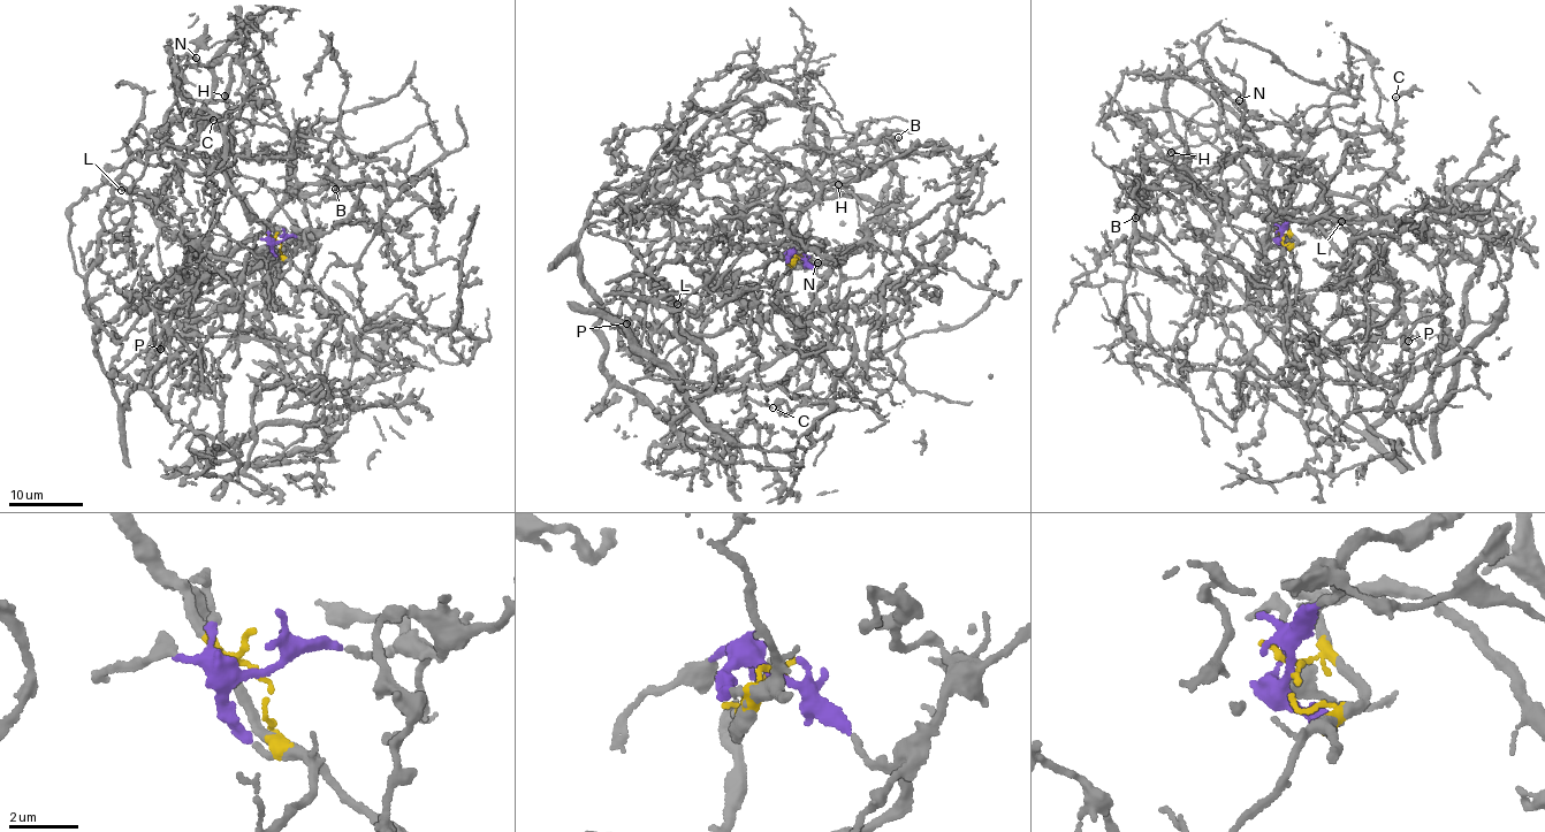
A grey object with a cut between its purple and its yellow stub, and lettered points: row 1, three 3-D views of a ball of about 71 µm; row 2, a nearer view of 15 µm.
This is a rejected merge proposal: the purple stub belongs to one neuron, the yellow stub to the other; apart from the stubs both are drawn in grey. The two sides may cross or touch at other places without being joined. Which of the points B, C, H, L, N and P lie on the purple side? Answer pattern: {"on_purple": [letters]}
{"on_purple": ["B", "C", "L", "P"]}

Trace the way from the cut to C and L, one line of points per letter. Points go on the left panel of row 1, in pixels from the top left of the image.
C: (279, 243), (307, 235), (281, 205), (296, 157), (189, 158), (182, 145), (213, 120)
L: (279, 243), (307, 235), (281, 205), (296, 157), (289, 153), (184, 160), (166, 184), (150, 196), (121, 190)

